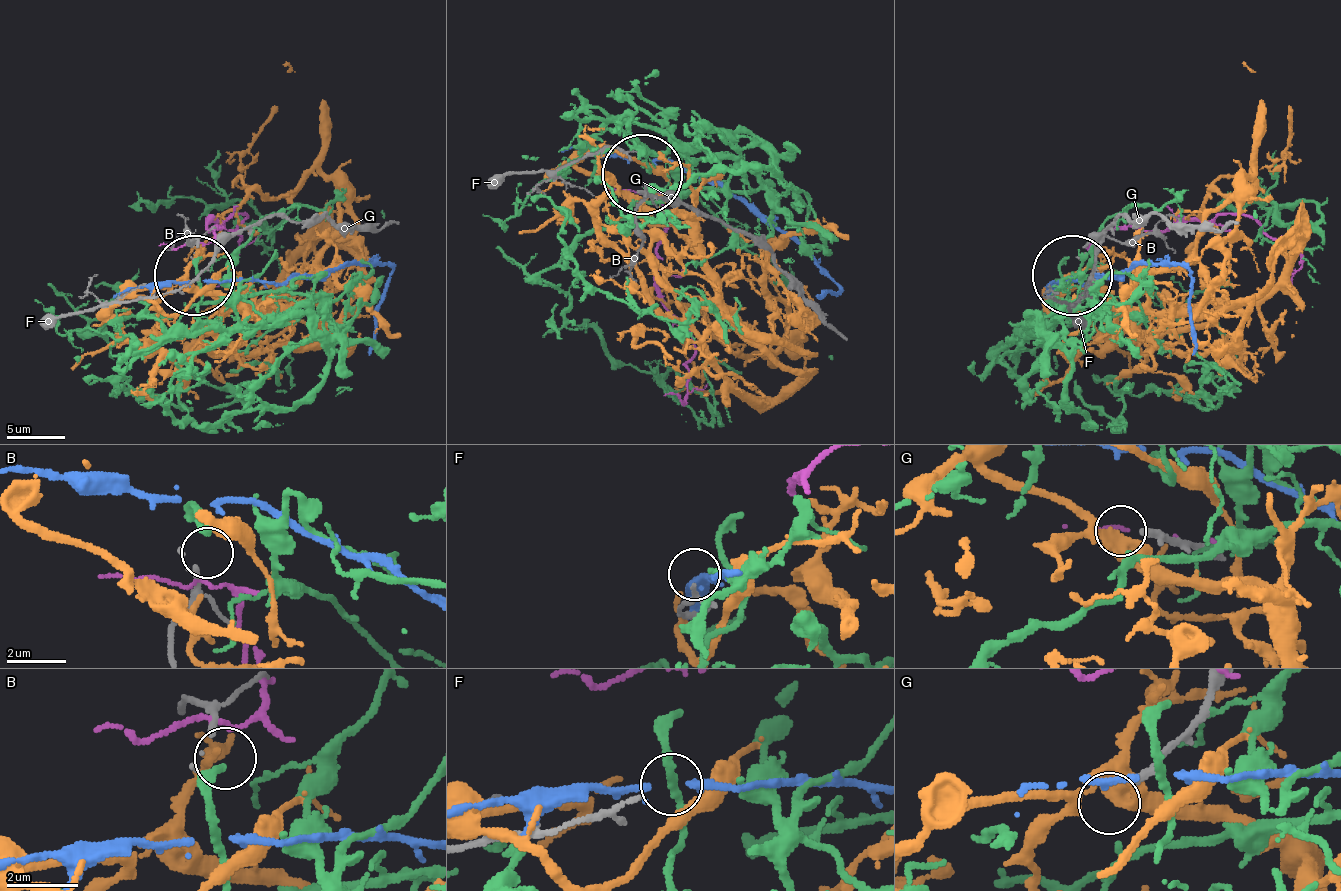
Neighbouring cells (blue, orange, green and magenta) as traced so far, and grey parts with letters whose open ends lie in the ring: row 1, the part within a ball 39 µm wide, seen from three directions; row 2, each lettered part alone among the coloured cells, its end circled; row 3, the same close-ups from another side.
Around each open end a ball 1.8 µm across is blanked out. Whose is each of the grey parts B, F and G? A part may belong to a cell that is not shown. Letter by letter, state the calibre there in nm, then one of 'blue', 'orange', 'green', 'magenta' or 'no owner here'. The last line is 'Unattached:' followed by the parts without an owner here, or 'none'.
B: calibre 80 nm; green
F: calibre 90 nm; no owner here
G: calibre 240 nm; no owner here
Unattached: F, G

